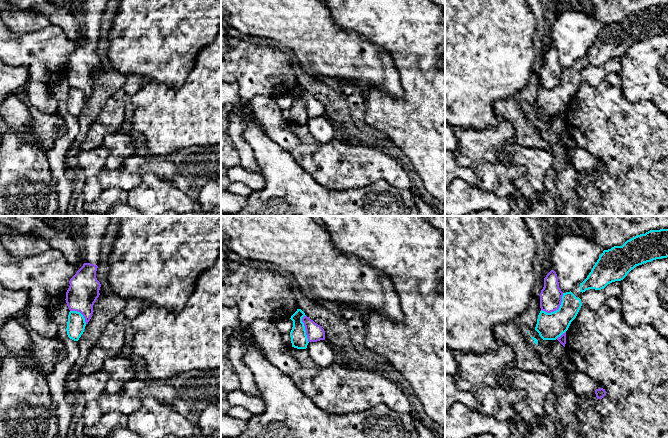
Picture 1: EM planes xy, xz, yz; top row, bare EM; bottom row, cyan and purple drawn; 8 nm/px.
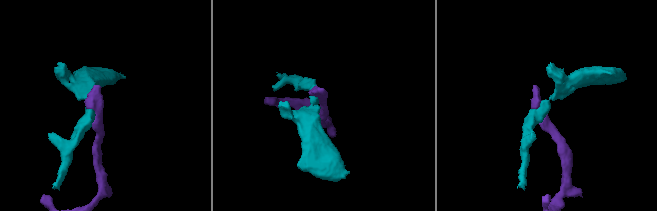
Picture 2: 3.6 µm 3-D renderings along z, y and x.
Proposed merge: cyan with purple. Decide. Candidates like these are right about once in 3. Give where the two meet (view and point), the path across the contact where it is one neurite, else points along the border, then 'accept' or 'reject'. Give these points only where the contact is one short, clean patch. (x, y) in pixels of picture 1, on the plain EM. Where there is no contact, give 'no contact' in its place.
yz (558, 85) | along yz (563, 69), (561, 80), (557, 85), (550, 88), (541, 86) | reject

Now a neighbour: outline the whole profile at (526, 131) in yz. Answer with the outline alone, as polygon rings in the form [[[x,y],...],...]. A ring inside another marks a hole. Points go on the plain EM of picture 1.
[[[511,97],[496,101],[494,109],[500,120],[509,121],[514,127],[514,137],[509,139],[512,148],[527,147],[550,151],[550,143],[539,133],[538,122],[529,110],[522,110],[519,99]]]

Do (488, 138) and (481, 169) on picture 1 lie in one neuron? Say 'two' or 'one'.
two

